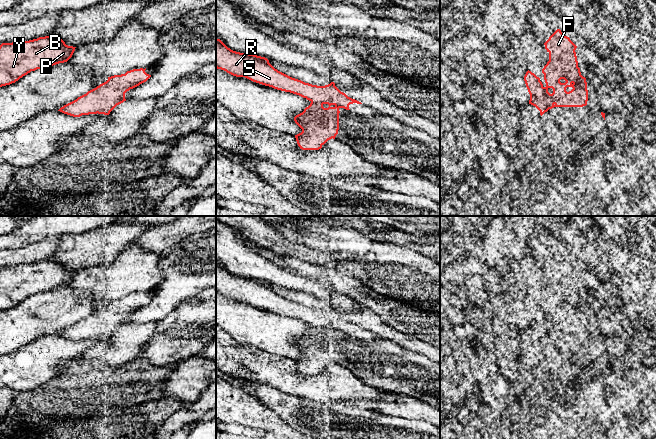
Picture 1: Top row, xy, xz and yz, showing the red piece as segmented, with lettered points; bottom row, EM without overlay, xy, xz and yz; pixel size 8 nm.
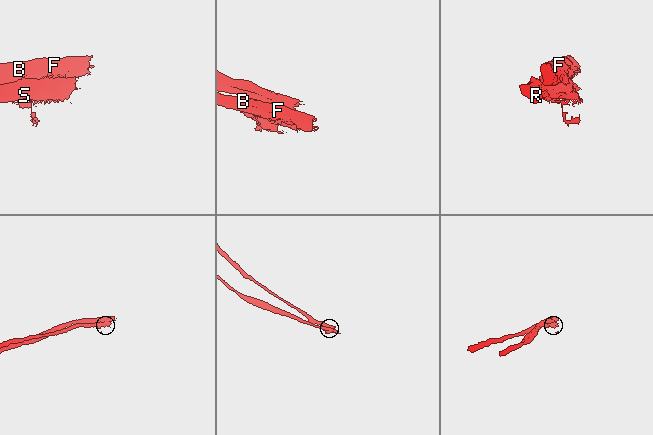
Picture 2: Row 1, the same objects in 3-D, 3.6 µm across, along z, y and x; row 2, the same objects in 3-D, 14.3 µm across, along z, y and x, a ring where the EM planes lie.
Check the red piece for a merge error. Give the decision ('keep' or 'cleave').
cleave

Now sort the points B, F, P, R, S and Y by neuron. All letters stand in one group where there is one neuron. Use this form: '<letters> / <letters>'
B F P Y / R S

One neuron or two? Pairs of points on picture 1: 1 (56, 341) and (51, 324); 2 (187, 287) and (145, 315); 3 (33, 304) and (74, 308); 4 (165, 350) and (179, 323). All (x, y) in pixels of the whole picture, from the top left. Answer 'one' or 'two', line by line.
1: two
2: one
3: one
4: one

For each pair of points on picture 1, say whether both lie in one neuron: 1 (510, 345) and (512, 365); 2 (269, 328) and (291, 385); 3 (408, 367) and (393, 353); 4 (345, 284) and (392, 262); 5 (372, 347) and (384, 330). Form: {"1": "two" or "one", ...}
{"1": "two", "2": "two", "3": "one", "4": "two", "5": "two"}

